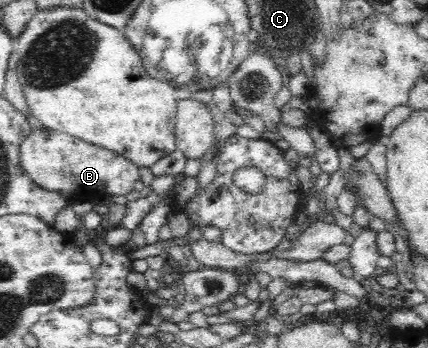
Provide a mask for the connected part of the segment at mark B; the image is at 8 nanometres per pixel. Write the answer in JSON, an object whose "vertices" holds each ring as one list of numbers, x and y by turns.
{"vertices":[[33,128,25,138,20,147,20,166,35,185,55,191,72,203,89,200,101,204,108,194,125,196,134,190,135,183,140,180,140,168,127,158,47,128]]}

